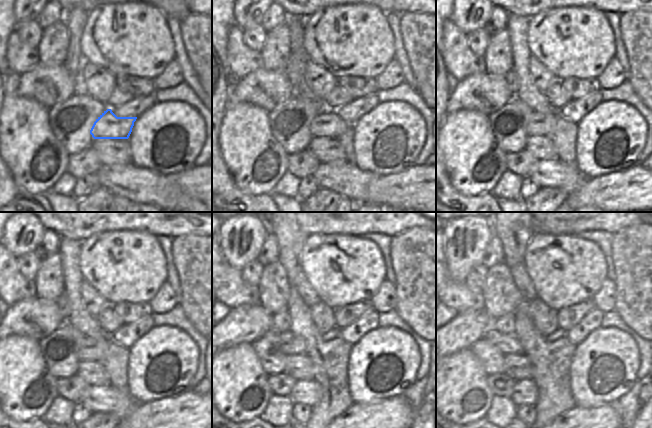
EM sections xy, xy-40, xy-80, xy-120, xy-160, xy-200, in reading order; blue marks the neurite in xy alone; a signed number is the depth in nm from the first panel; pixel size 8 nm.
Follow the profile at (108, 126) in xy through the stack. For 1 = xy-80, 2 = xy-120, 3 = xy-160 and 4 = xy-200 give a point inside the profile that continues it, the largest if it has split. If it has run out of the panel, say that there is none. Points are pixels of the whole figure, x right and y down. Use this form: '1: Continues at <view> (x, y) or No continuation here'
1: Continues at xy-80 (542, 124)
2: Continues at xy-120 (89, 349)
3: Continues at xy-160 (290, 344)
4: Continues at xy-200 (508, 344)

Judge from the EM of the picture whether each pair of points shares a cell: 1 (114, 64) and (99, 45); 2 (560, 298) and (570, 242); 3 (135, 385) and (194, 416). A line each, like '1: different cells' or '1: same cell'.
1: same cell
2: same cell
3: different cells

